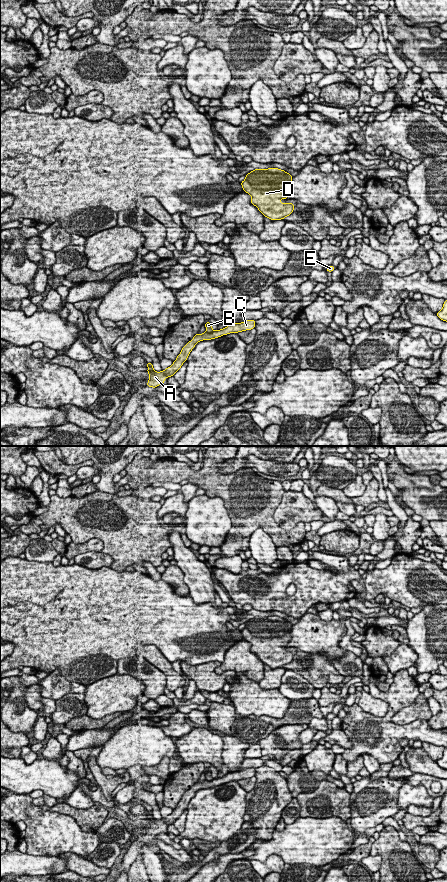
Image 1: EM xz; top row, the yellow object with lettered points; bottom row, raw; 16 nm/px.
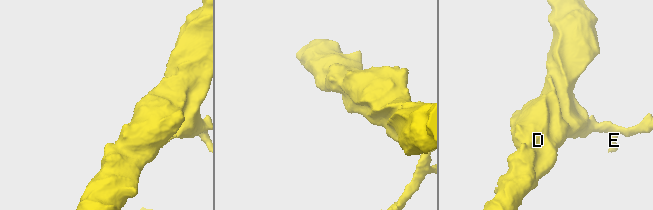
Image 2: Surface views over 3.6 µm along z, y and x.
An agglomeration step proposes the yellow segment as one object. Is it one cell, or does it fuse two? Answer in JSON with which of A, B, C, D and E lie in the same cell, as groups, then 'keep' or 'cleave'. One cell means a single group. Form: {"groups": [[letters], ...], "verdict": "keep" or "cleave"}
{"groups": [["A", "C", "D", "E"], ["B"]], "verdict": "cleave"}

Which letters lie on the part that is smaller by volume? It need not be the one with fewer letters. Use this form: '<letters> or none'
B

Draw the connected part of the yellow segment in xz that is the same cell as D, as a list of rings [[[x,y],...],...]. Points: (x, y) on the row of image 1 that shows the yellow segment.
[[[278,168],[255,169],[245,175],[242,189],[251,195],[251,204],[275,221],[292,214],[294,203],[281,203],[291,192],[292,176]]]

